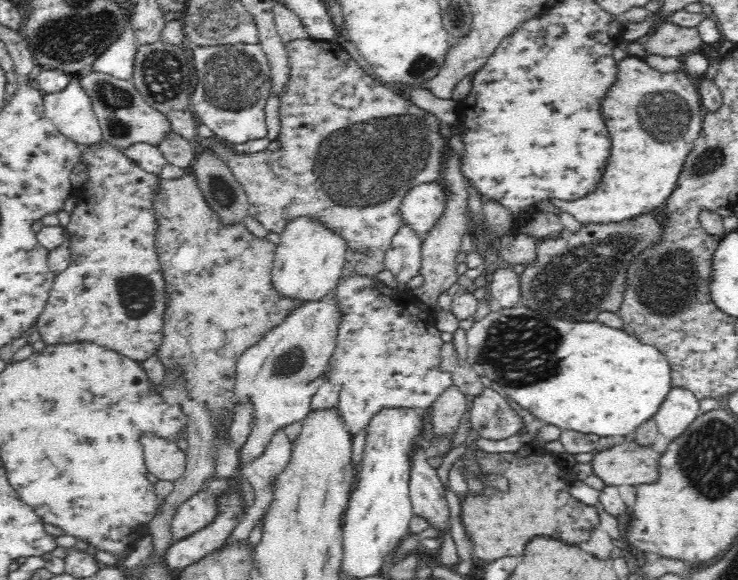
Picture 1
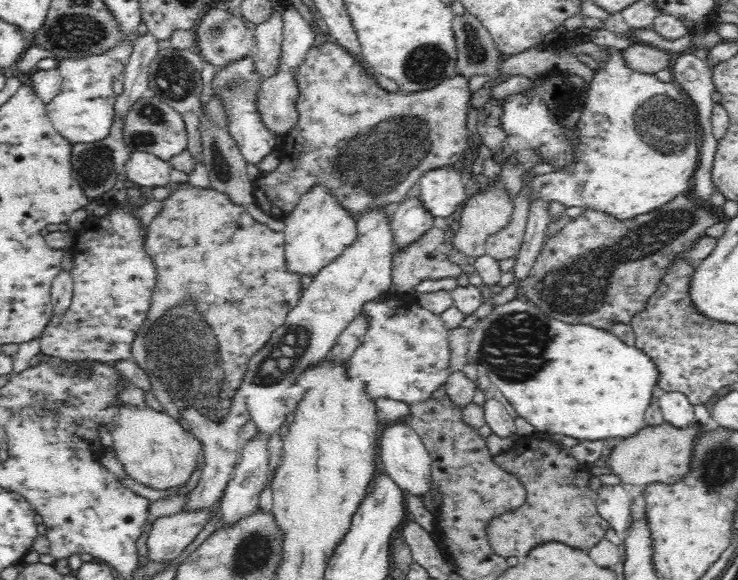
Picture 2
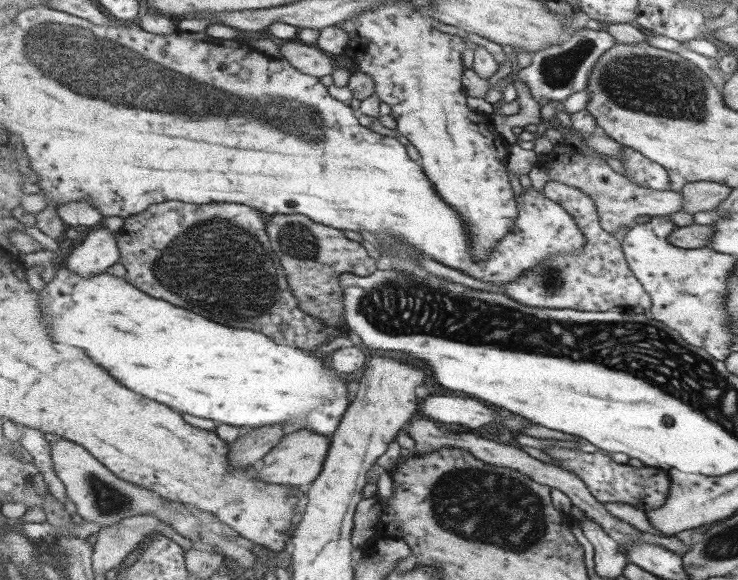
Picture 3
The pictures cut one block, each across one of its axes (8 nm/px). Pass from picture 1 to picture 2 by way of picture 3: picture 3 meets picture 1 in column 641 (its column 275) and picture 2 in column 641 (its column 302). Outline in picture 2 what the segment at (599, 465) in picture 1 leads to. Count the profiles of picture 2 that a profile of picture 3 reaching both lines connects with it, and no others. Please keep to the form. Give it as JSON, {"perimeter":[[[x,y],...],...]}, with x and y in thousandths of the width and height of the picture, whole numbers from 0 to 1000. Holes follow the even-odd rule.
{"perimeter":[[[901,728],[886,738],[873,738],[859,752],[837,760],[835,769],[820,783],[821,807],[827,810],[829,821],[840,824],[840,831],[860,834],[866,843],[881,833],[916,831],[935,810],[936,766],[944,745],[946,738],[913,738]]]}

